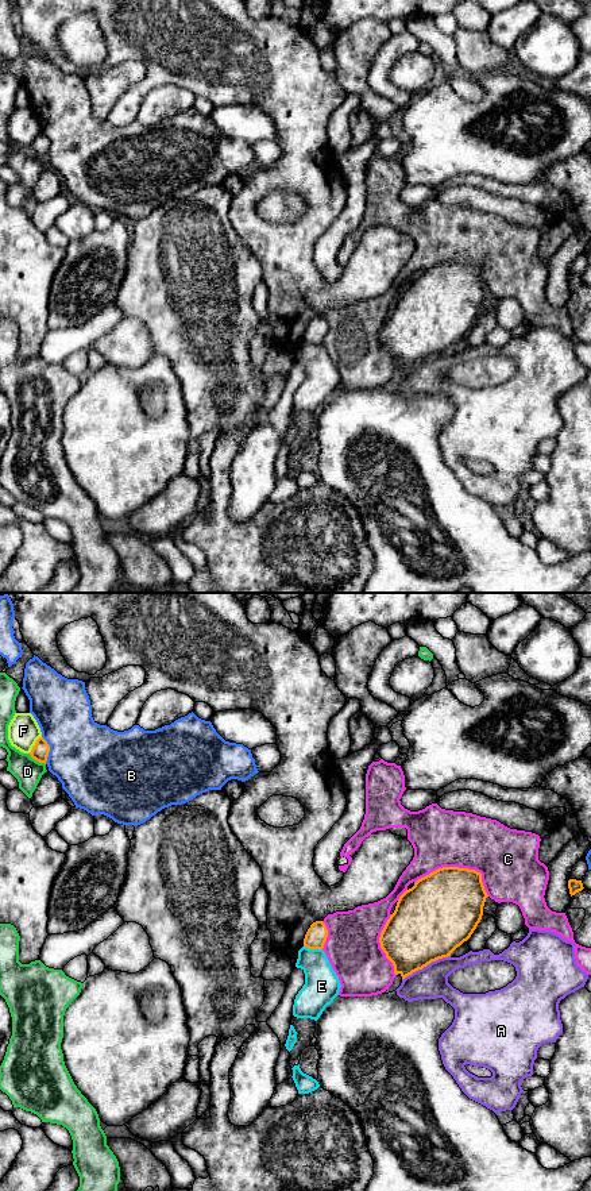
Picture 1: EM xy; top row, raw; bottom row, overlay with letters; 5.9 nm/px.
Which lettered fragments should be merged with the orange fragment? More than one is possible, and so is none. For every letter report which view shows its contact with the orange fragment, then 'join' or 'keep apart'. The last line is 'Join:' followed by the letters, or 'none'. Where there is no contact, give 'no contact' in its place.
A: xy | keep apart
B: xy | keep apart
C: xy | keep apart
D: xy | keep apart
E: xy | keep apart
F: xy | keep apart
Join: none

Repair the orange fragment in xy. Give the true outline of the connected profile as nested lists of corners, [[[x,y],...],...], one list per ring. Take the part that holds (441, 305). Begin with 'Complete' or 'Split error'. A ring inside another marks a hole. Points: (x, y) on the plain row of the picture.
Complete. [[[443,262],[418,274],[398,294],[381,332],[381,343],[402,374],[451,351],[483,311],[487,293],[482,269]]]

